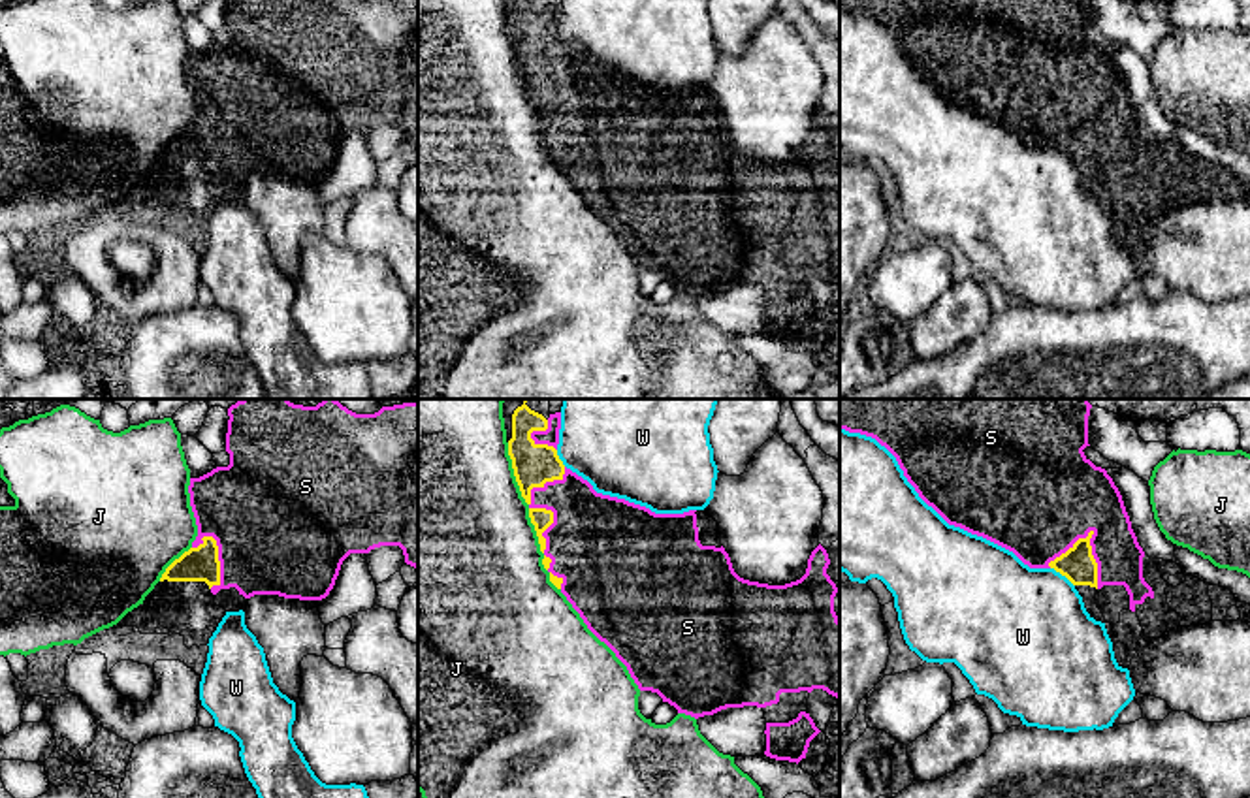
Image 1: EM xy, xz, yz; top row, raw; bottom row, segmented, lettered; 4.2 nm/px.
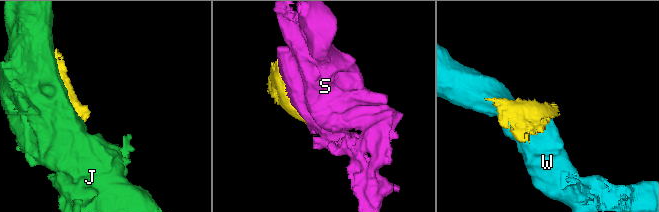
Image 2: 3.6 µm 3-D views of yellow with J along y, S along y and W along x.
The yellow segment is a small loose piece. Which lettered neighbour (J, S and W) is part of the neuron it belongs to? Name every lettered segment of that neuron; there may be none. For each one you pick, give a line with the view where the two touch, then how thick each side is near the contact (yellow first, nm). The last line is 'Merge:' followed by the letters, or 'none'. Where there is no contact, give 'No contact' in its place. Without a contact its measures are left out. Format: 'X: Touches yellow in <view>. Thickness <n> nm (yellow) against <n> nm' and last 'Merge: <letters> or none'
S: Touches yellow in xz. Thickness 90 nm (yellow) against 420 nm
Merge: S

